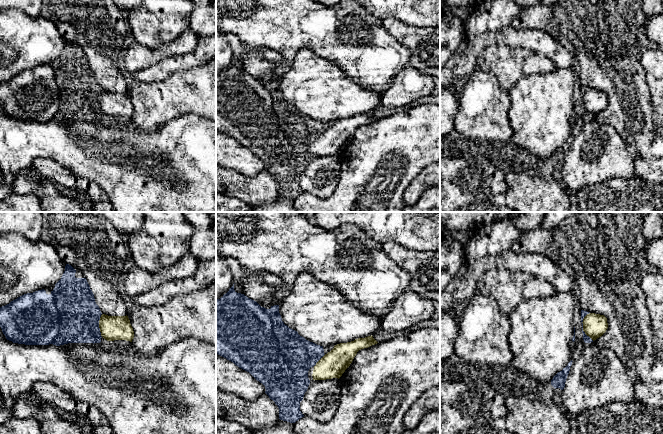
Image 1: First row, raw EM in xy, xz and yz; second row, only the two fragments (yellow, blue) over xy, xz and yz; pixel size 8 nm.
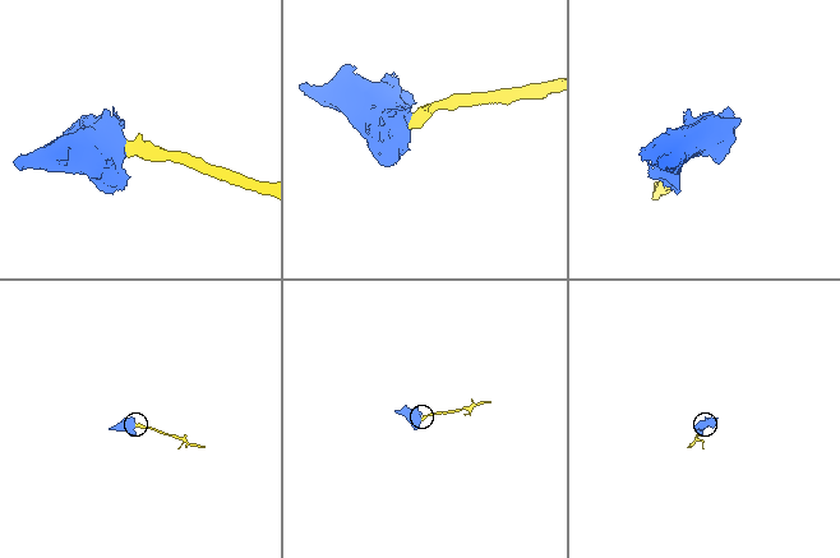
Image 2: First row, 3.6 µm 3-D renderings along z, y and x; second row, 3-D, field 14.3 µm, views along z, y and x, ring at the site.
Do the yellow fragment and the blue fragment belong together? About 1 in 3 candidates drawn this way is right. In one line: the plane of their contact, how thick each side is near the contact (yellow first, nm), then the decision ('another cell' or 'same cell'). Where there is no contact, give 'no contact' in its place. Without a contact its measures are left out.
contact in yz; calibres 190 and 60 nm; same cell

